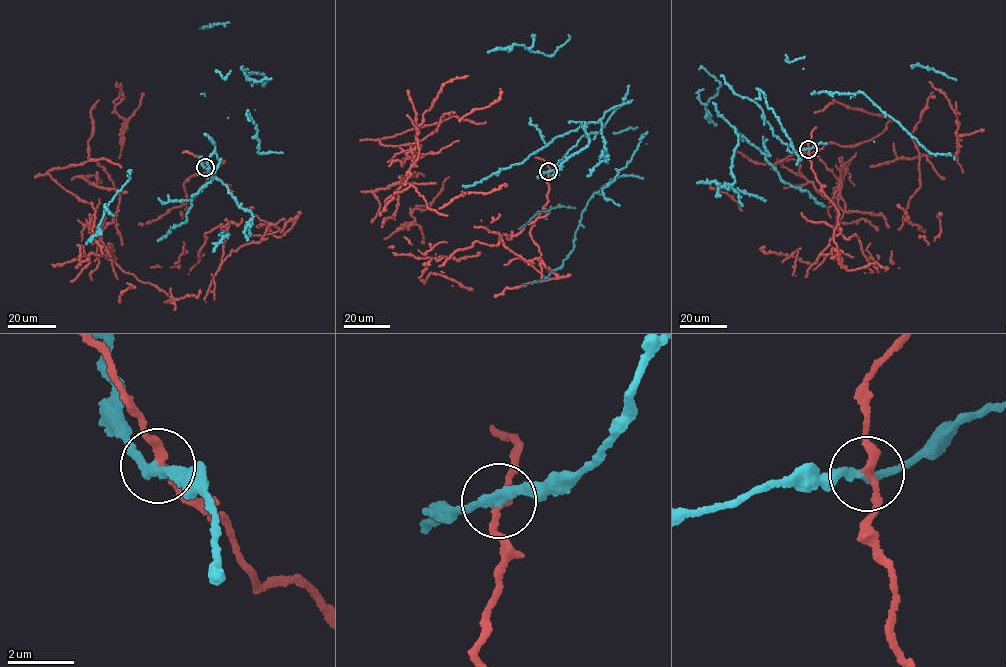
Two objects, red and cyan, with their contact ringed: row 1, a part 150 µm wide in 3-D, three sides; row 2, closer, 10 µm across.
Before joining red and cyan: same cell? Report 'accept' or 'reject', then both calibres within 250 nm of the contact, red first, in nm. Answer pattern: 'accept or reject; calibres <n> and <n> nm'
reject; calibres 240 and 280 nm

